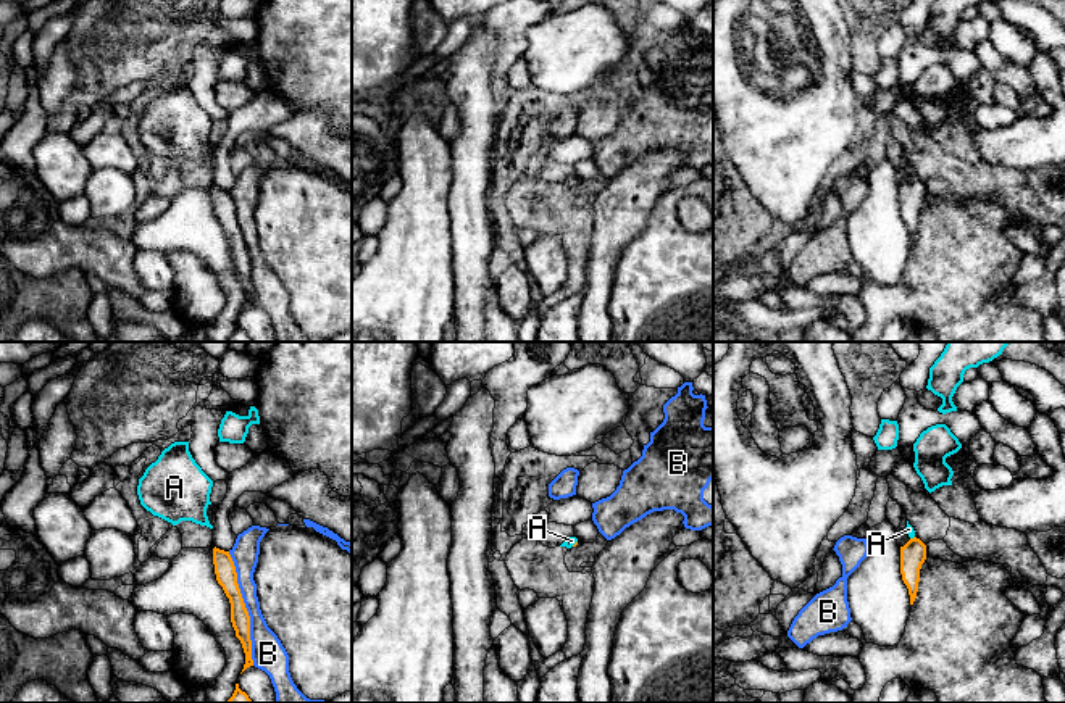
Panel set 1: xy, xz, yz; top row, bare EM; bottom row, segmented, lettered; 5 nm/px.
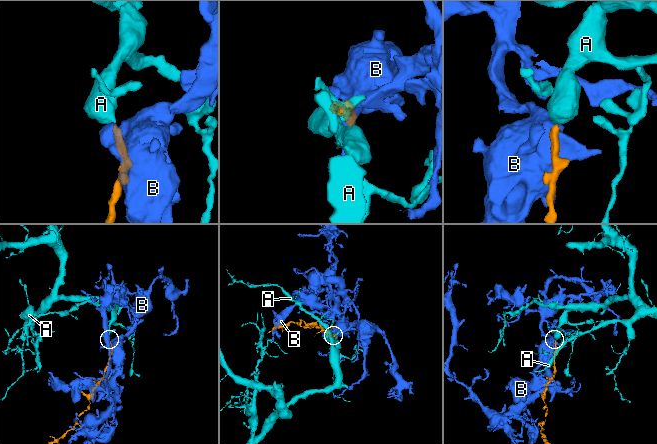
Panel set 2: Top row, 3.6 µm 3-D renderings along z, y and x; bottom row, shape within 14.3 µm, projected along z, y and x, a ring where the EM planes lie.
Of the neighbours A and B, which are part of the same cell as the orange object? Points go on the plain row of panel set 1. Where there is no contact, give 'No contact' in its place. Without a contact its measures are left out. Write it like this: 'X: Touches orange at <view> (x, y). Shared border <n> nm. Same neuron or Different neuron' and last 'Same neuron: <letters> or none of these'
A: Touches orange at xz (575, 183). Shared border 40 nm. Same neuron
B: Touches orange at xy (246, 247). Shared border 600 nm. Different neuron
Same neuron: A

